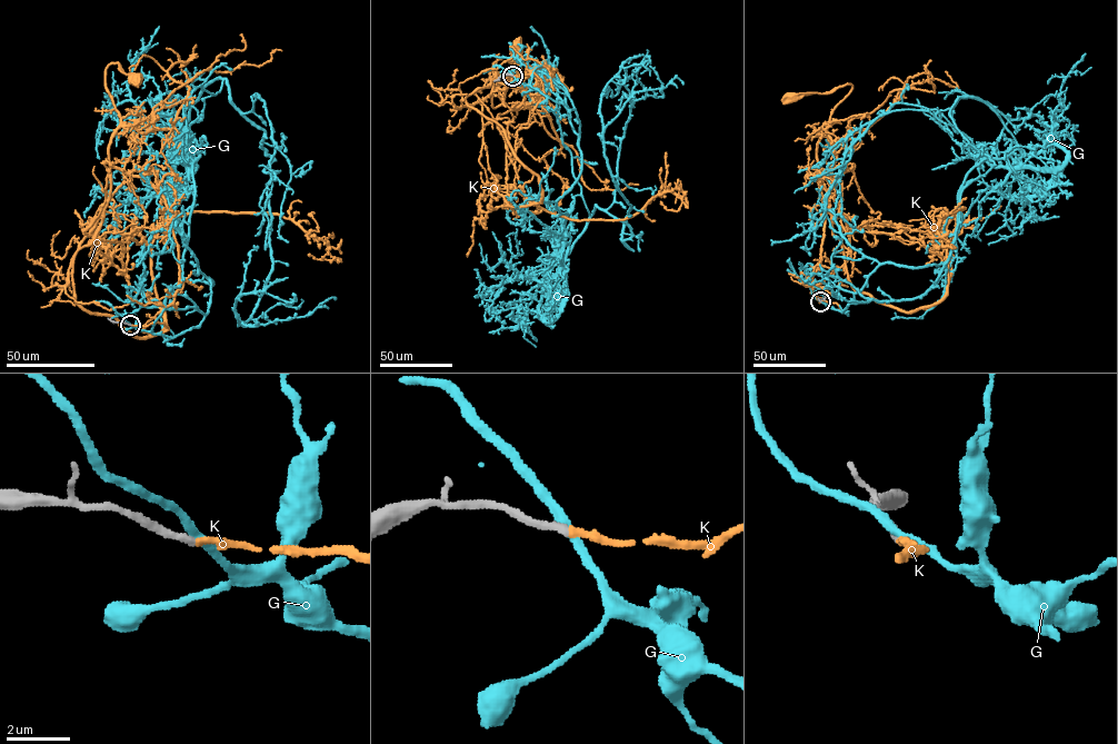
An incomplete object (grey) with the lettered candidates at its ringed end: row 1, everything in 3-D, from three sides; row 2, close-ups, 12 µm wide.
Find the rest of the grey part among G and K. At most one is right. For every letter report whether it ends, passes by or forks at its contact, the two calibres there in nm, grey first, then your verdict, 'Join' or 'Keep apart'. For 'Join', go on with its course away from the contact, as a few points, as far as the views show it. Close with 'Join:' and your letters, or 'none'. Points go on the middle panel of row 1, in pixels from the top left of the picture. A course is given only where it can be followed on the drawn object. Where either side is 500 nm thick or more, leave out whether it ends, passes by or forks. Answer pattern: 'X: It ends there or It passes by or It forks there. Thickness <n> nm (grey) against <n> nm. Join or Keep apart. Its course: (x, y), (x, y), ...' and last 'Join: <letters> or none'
G: It passes by. Thickness 280 nm (grey) against 280 nm. Keep apart
K: It ends there. Thickness 240 nm (grey) against 240 nm. Join. Its course: (512, 76), (542, 66), (553, 75), (512, 87), (495, 72), (505, 81), (492, 92), (495, 108), (519, 49)
Join: K

